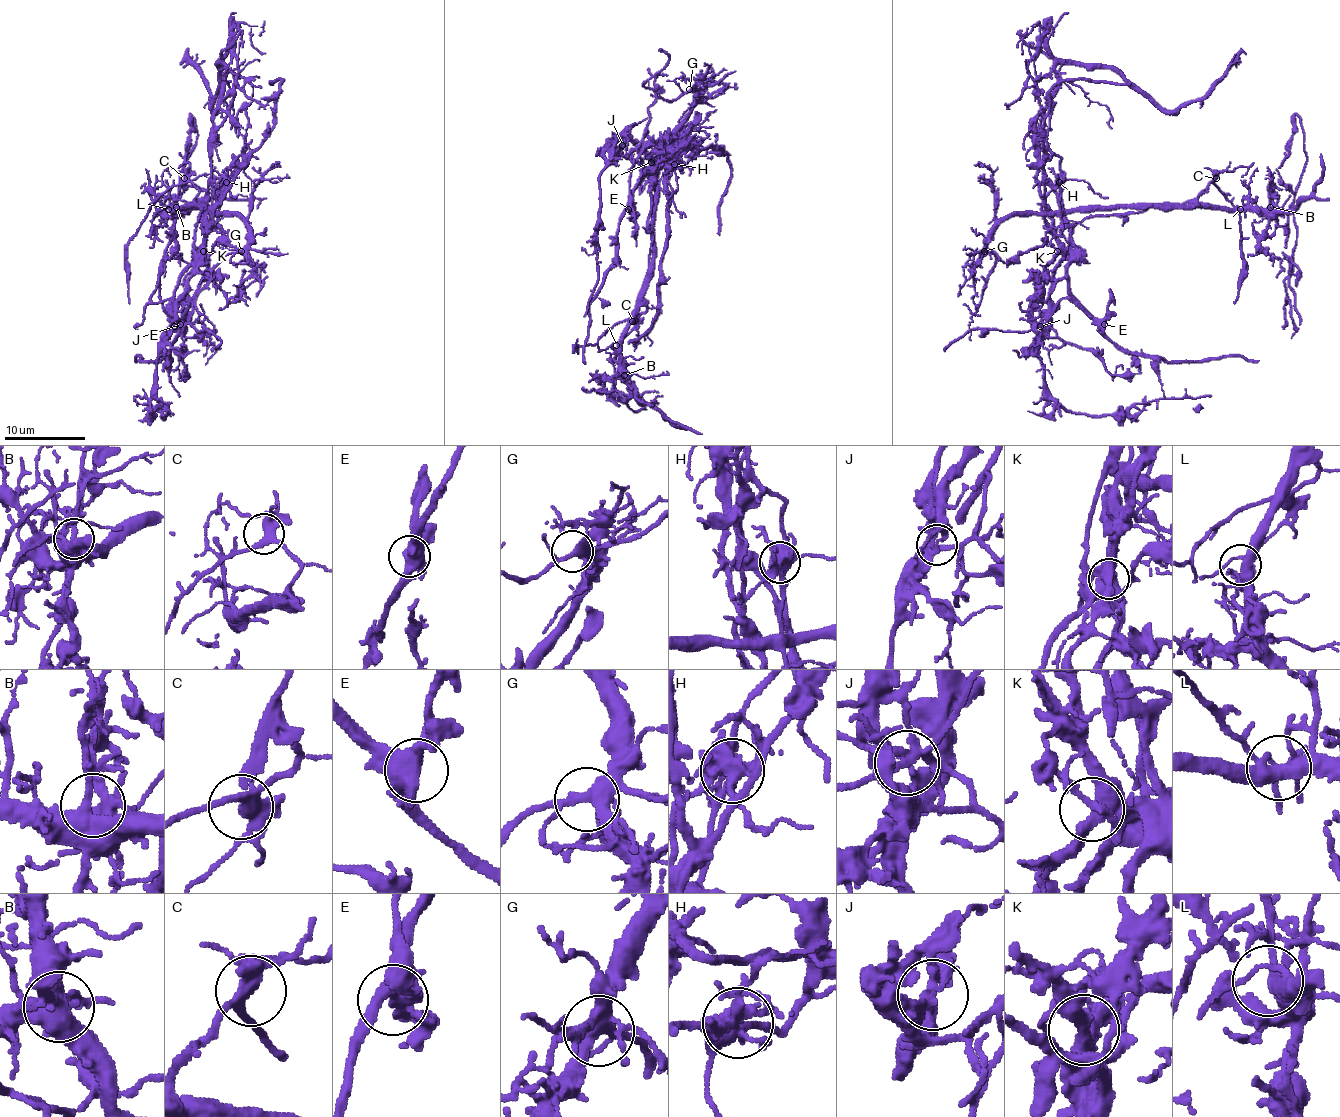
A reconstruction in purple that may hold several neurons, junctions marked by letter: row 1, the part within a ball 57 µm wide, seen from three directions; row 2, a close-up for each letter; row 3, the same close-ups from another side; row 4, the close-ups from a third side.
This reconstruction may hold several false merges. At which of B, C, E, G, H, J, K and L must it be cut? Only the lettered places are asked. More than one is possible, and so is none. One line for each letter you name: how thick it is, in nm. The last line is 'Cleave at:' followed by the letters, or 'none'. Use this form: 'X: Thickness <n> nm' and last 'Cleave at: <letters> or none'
H: Thickness 480 nm
J: Thickness 240 nm
K: Thickness 360 nm
Cleave at: H, J, K

